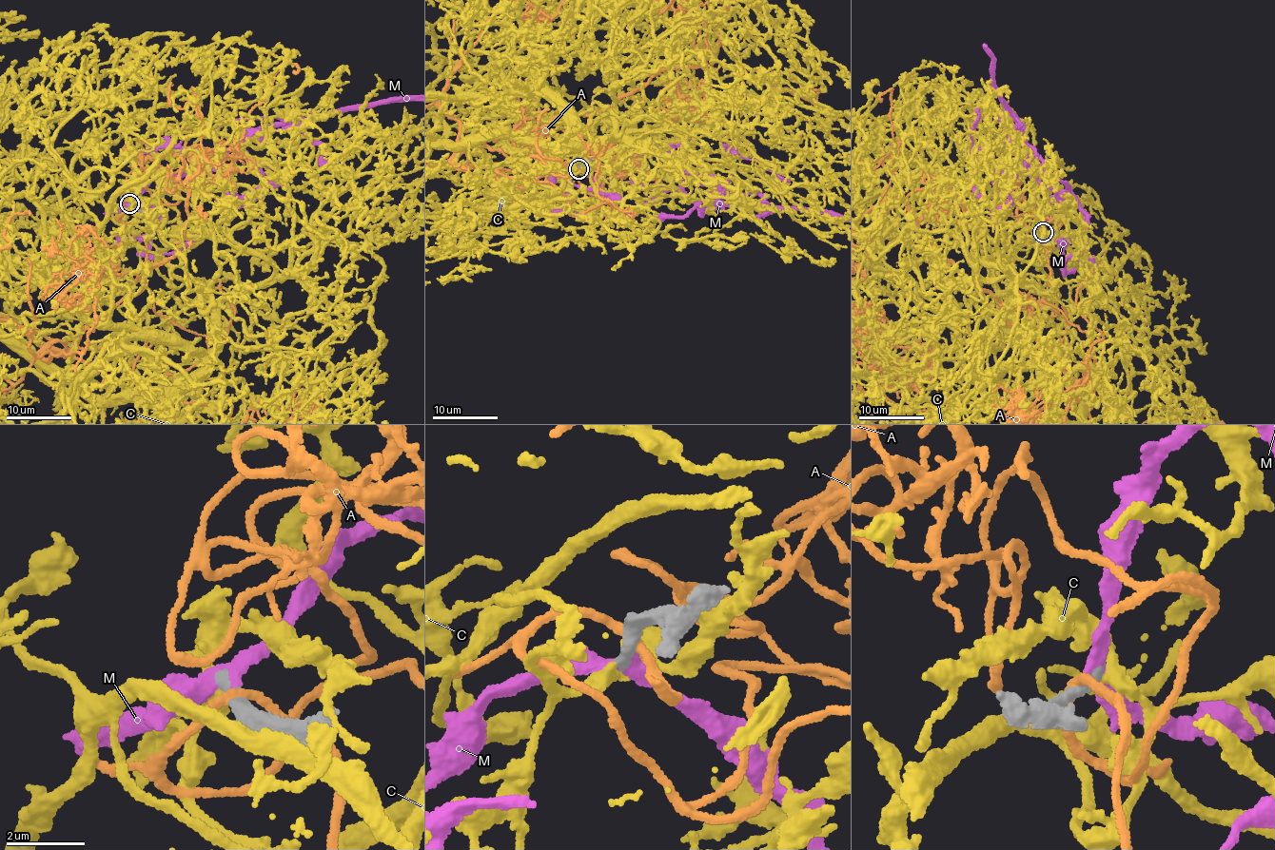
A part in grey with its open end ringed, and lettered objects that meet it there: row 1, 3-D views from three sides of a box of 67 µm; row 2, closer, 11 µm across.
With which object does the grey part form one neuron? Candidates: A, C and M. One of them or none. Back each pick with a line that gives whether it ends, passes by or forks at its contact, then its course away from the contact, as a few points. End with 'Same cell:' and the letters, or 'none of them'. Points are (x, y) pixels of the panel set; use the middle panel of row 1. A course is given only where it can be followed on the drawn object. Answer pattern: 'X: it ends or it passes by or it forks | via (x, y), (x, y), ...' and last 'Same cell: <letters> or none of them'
M: it passes by
Same cell: M

